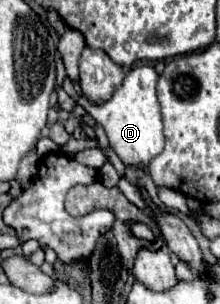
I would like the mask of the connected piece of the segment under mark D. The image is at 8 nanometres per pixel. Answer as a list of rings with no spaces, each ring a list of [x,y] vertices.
[[[150,65],[134,67],[126,75],[122,87],[112,95],[112,99],[106,101],[104,105],[96,105],[96,107],[76,92],[68,77],[64,80],[62,88],[74,99],[76,104],[85,108],[96,119],[96,123],[100,123],[104,127],[110,147],[114,149],[114,153],[122,159],[122,163],[126,167],[146,167],[150,163],[150,159],[160,155],[164,149],[160,103],[156,99],[156,91],[154,91],[156,81],[158,81],[158,73],[154,71],[154,67],[150,67]]]

